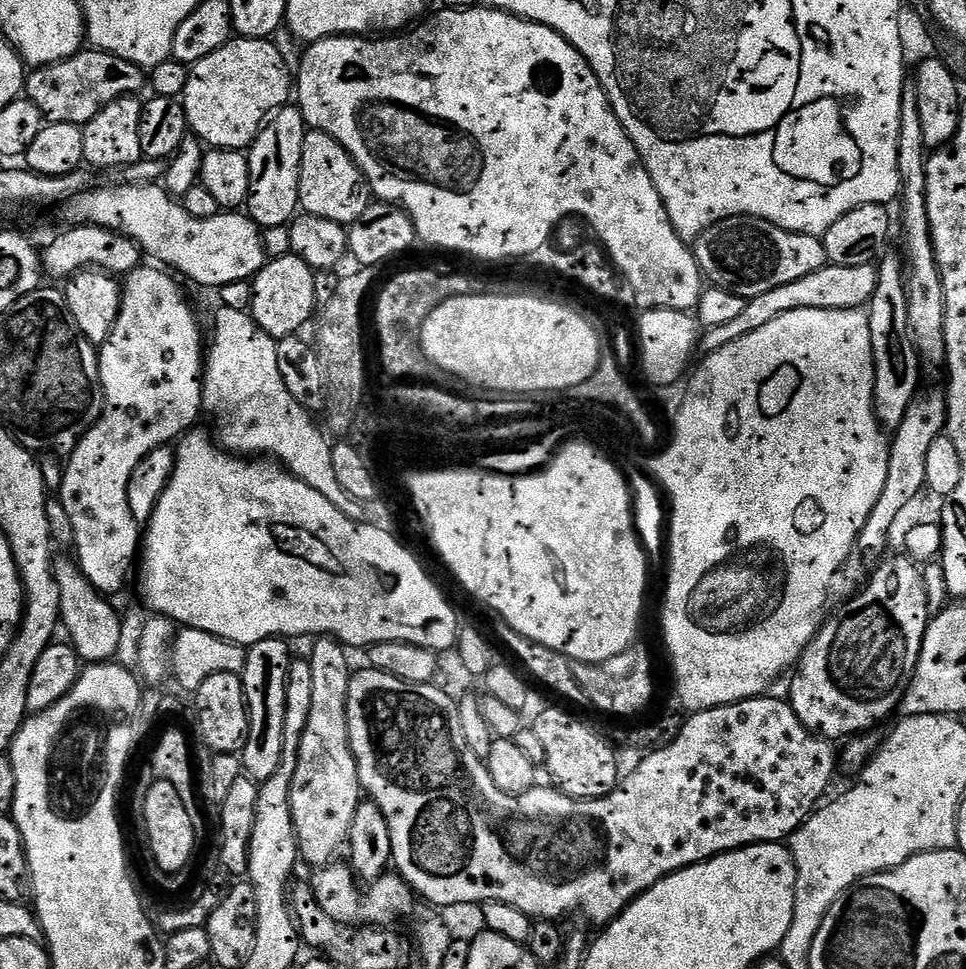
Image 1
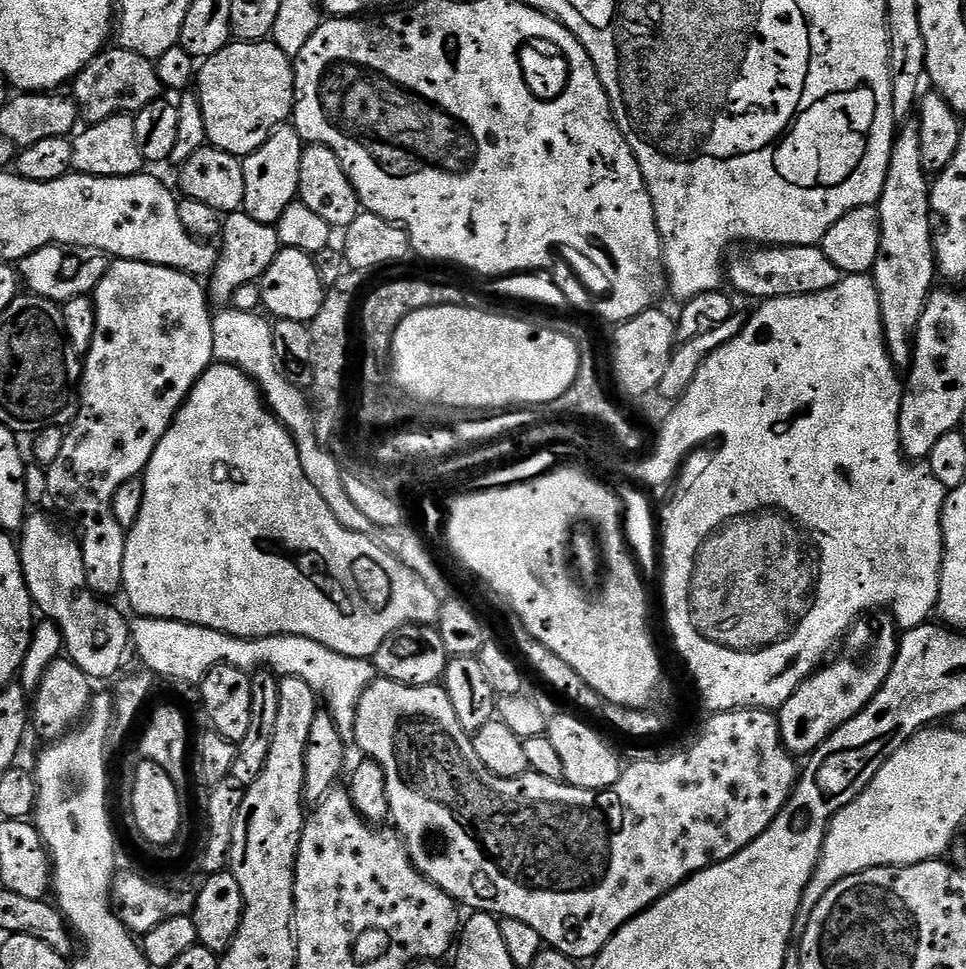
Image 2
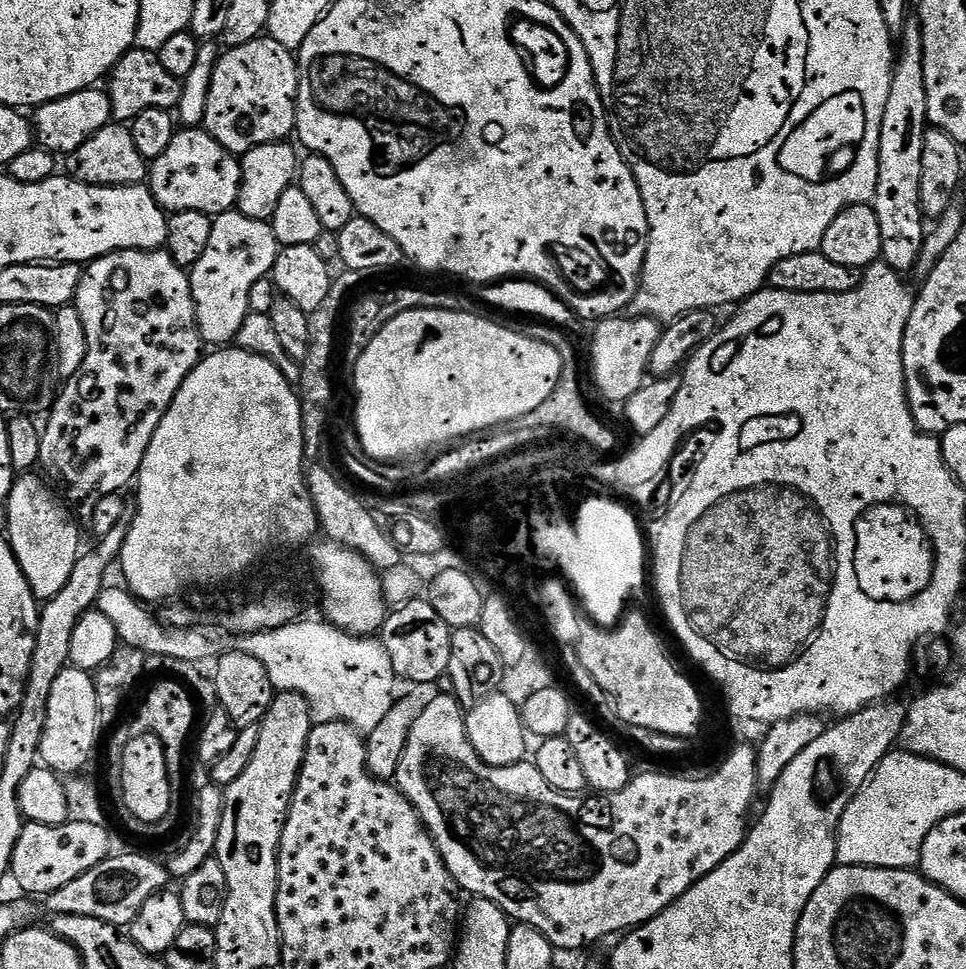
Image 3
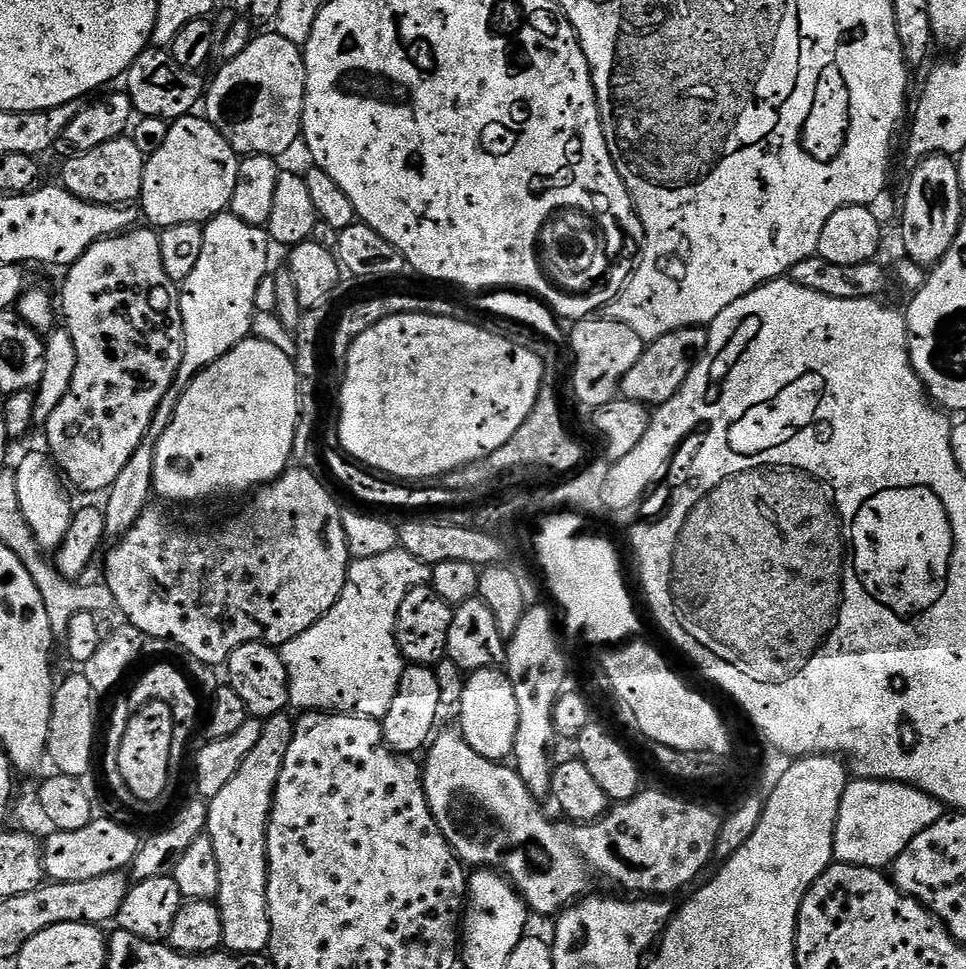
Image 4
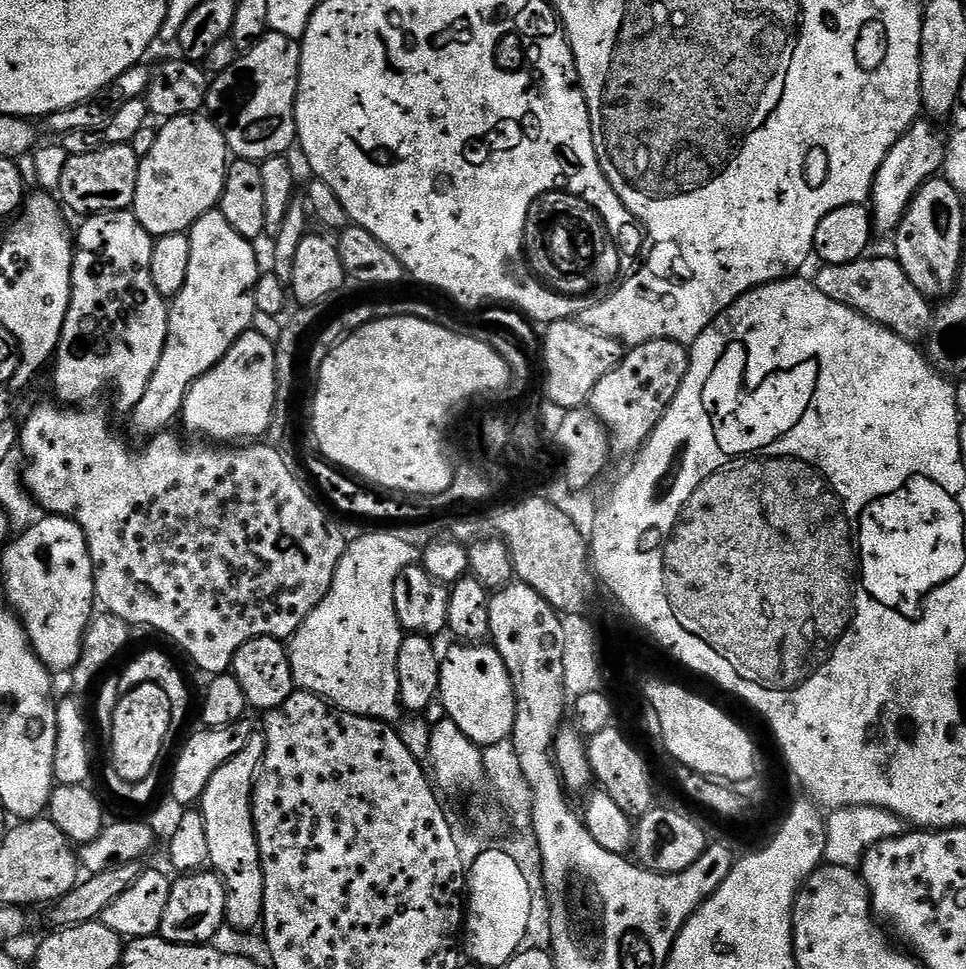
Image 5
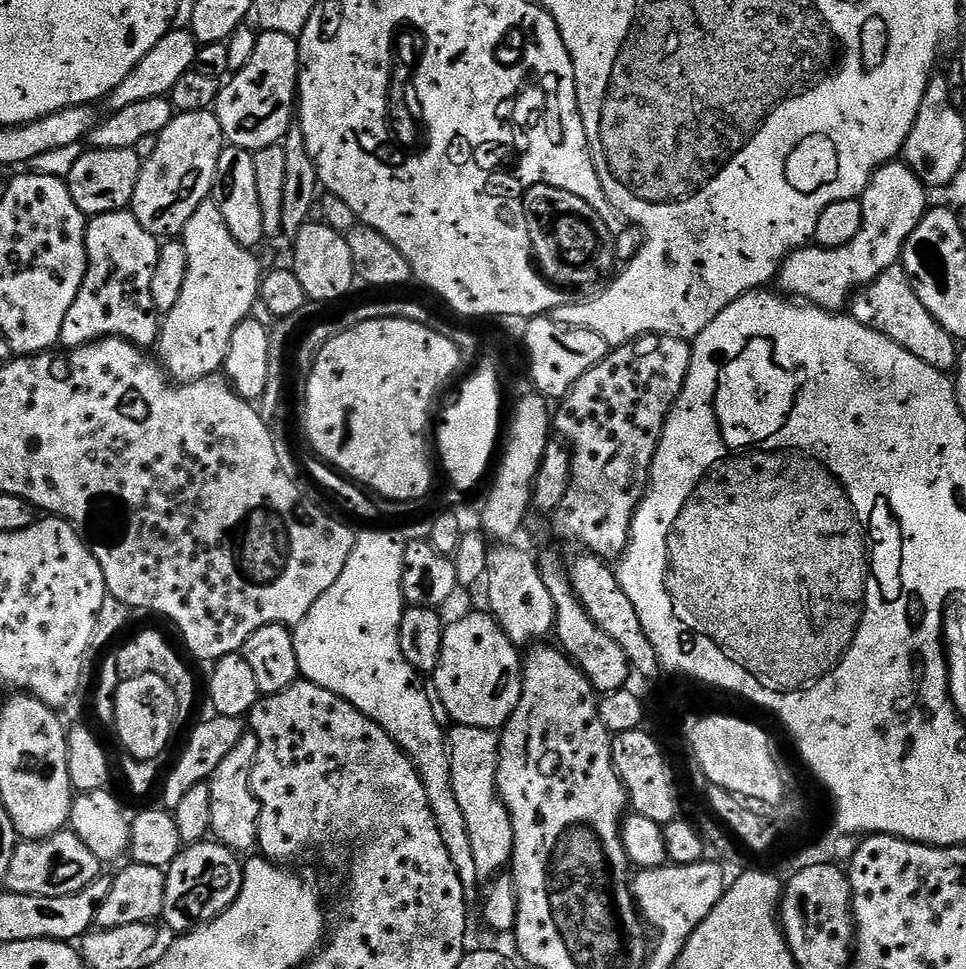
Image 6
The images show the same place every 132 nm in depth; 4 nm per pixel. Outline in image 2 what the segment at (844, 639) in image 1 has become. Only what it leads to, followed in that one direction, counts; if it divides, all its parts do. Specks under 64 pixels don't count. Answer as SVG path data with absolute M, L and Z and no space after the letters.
M876 610L867 618L857 620L847 633L846 640L852 644L864 644L864 656L844 656L841 660L834 661L833 664L825 663L807 680L803 680L798 686L798 690L794 690L792 697L778 710L780 740L793 757L807 757L822 742L826 742L826 738L830 734L834 734L834 730L838 730L838 726L850 722L850 718L859 714L872 701L874 694L878 694L878 690L886 682L886 678L894 666L898 647L898 625L891 611Z

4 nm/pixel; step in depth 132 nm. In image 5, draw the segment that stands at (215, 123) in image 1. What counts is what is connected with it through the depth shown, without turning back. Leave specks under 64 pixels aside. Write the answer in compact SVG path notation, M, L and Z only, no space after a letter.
M270 31L254 47L247 49L234 62L234 66L230 66L230 70L219 73L211 81L206 108L222 130L228 143L229 153L233 157L259 162L268 160L272 156L285 155L289 151L287 148L297 143L296 95L299 81L300 44L282 34Z

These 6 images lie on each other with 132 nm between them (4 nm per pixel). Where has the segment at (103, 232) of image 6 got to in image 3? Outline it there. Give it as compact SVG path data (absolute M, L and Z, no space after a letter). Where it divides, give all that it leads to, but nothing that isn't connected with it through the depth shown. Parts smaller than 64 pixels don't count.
M128 248L125 252L111 252L108 256L99 256L83 269L80 285L76 291L74 306L82 318L82 326L86 326L88 349L86 350L84 364L80 367L78 375L75 378L69 379L65 383L68 384L65 388L63 385L62 391L57 395L50 409L50 415L47 417L47 419L49 418L48 429L45 427L42 432L40 464L42 468L48 471L49 477L47 476L47 479L73 505L88 503L88 505L91 505L93 502L106 498L110 494L124 490L124 487L128 483L131 485L137 479L140 467L142 466L142 458L154 438L154 430L158 430L158 426L162 422L166 410L174 402L182 382L196 369L197 364L200 363L206 345L200 338L200 327L196 321L196 303L192 297L192 282L189 273L185 269L179 268L173 262L172 256L166 250L139 252L138 250L130 250Z

